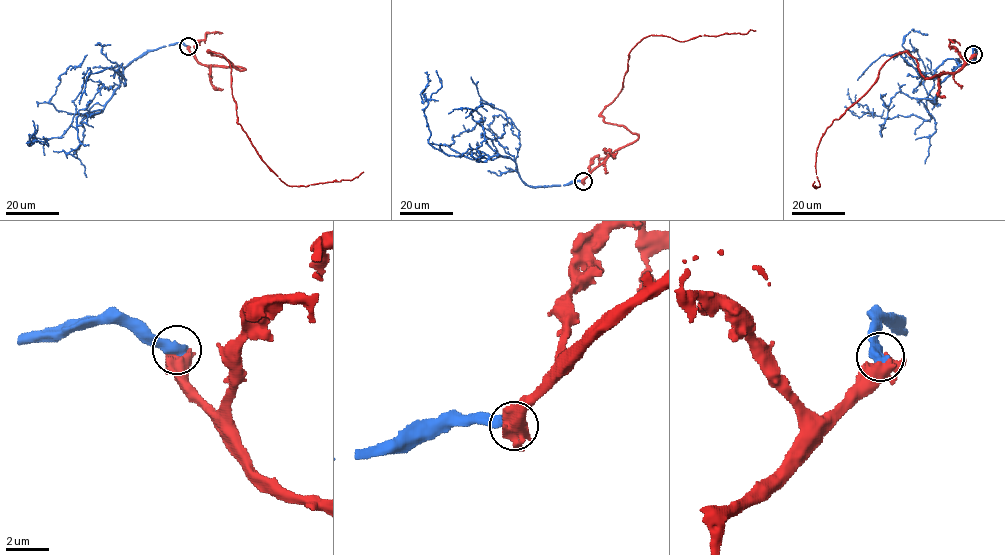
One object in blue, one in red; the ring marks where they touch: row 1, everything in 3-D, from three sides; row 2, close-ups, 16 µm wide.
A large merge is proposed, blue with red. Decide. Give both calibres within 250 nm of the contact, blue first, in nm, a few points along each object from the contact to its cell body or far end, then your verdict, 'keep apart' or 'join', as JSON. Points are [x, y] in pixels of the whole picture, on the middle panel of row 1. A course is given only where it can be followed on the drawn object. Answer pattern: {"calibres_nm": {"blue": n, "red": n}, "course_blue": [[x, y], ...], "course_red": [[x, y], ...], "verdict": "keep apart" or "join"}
{"calibres_nm": {"blue": 600, "red": 850}, "course_blue": [[583, 181], [530, 187], [509, 157], [435, 149], [423, 110], [424, 72]], "course_red": [[582, 181], [638, 138], [604, 120], [601, 111], [622, 89], [638, 43], [648, 35], [681, 41], [755, 31]], "verdict": "keep apart"}

